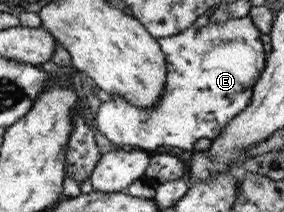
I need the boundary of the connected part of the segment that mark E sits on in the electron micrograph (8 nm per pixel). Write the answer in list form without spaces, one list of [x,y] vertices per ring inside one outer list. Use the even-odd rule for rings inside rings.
[[[245,16],[224,23],[210,21],[201,29],[193,24],[177,35],[158,39],[167,63],[159,104],[139,108],[113,94],[113,99],[102,102],[96,113],[99,131],[114,146],[129,145],[152,153],[163,146],[191,152],[199,139],[215,139],[253,99],[255,83],[267,61],[260,38],[251,16]]]

